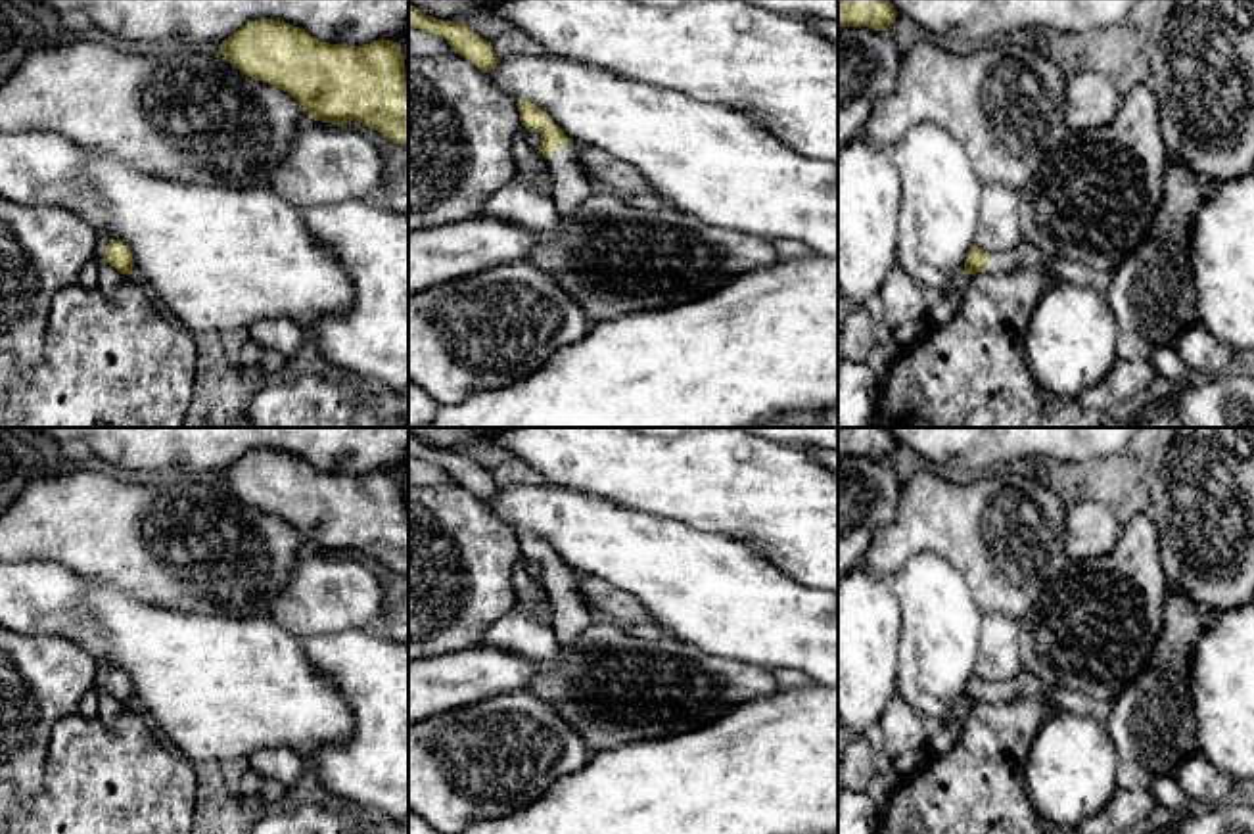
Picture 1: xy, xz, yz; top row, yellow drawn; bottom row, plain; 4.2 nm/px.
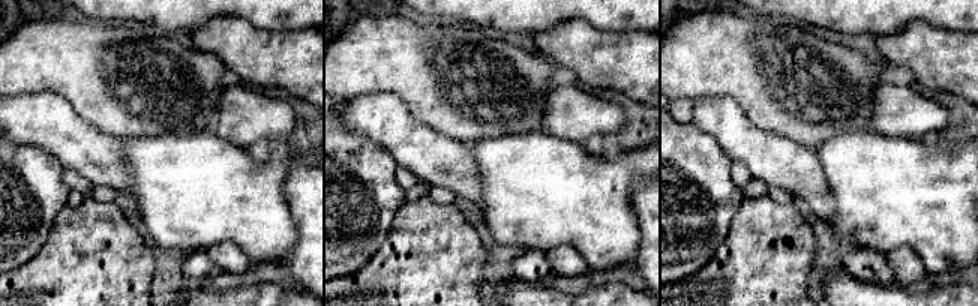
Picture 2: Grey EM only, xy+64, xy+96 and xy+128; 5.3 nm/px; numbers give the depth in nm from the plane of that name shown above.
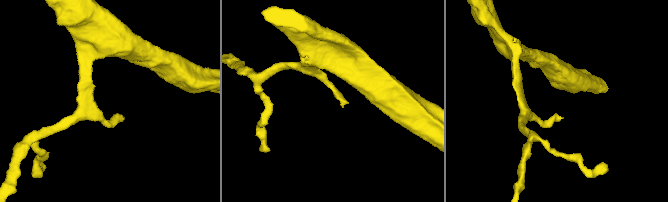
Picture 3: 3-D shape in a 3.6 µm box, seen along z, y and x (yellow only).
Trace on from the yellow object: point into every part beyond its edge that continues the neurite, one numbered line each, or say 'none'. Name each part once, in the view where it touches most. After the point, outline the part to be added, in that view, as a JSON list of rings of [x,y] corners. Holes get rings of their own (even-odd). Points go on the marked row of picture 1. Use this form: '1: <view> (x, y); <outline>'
1: xz (570, 186); [[[562,146],[546,159],[552,176],[552,201],[560,217],[577,215],[579,205],[592,196],[591,178],[587,178],[575,159],[573,146]]]

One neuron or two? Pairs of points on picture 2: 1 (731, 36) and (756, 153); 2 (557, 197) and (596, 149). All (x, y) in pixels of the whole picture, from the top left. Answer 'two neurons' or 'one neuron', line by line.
1: two neurons
2: two neurons

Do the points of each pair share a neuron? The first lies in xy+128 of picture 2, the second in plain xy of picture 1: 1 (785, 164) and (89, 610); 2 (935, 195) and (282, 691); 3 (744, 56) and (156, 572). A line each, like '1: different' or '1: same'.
1: different
2: same
3: same

